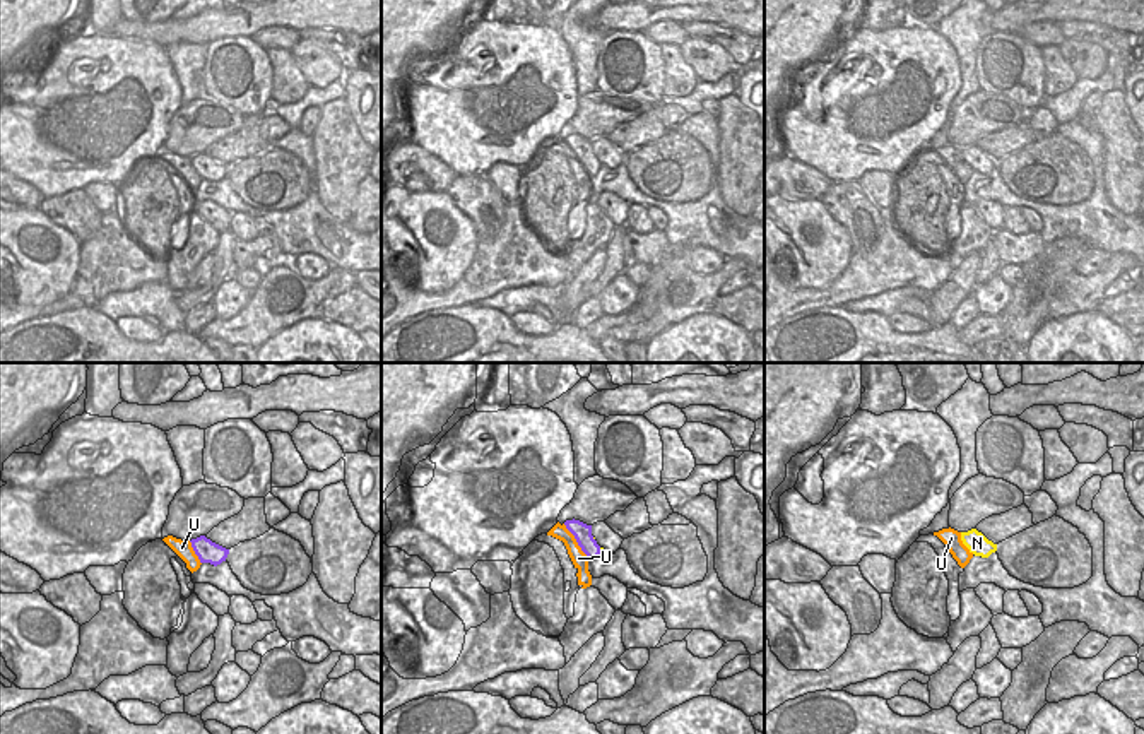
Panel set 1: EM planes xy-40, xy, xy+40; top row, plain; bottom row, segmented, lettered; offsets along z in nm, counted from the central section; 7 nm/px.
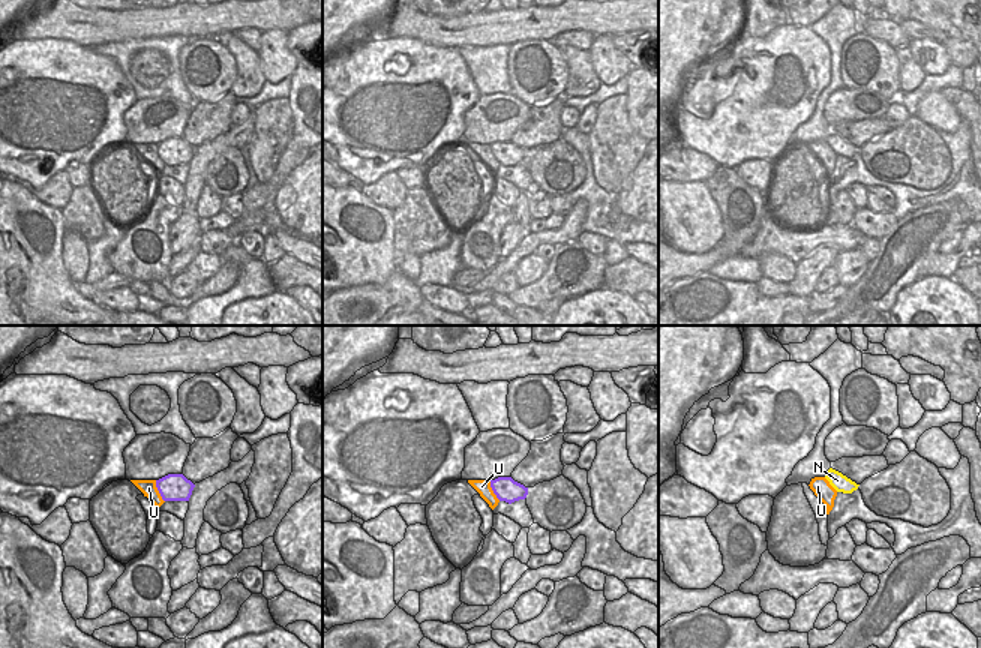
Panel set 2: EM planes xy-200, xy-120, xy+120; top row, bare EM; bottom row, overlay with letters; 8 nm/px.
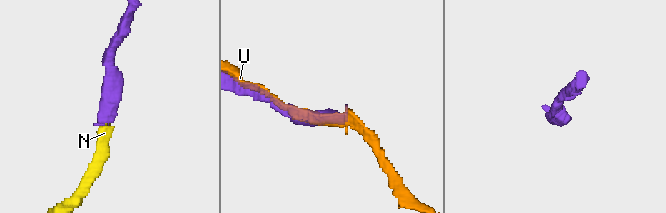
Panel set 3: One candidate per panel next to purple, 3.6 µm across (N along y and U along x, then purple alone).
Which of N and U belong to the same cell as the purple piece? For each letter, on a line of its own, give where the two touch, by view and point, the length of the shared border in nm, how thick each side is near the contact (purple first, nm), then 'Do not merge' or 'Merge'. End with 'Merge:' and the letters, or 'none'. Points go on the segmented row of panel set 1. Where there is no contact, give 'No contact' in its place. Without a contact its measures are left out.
N: No contact. Merge
U: Touches purple at xy (577, 541). Shared border 320 nm. Thickness 130 nm (purple) against 110 nm. Do not merge
Merge: N

